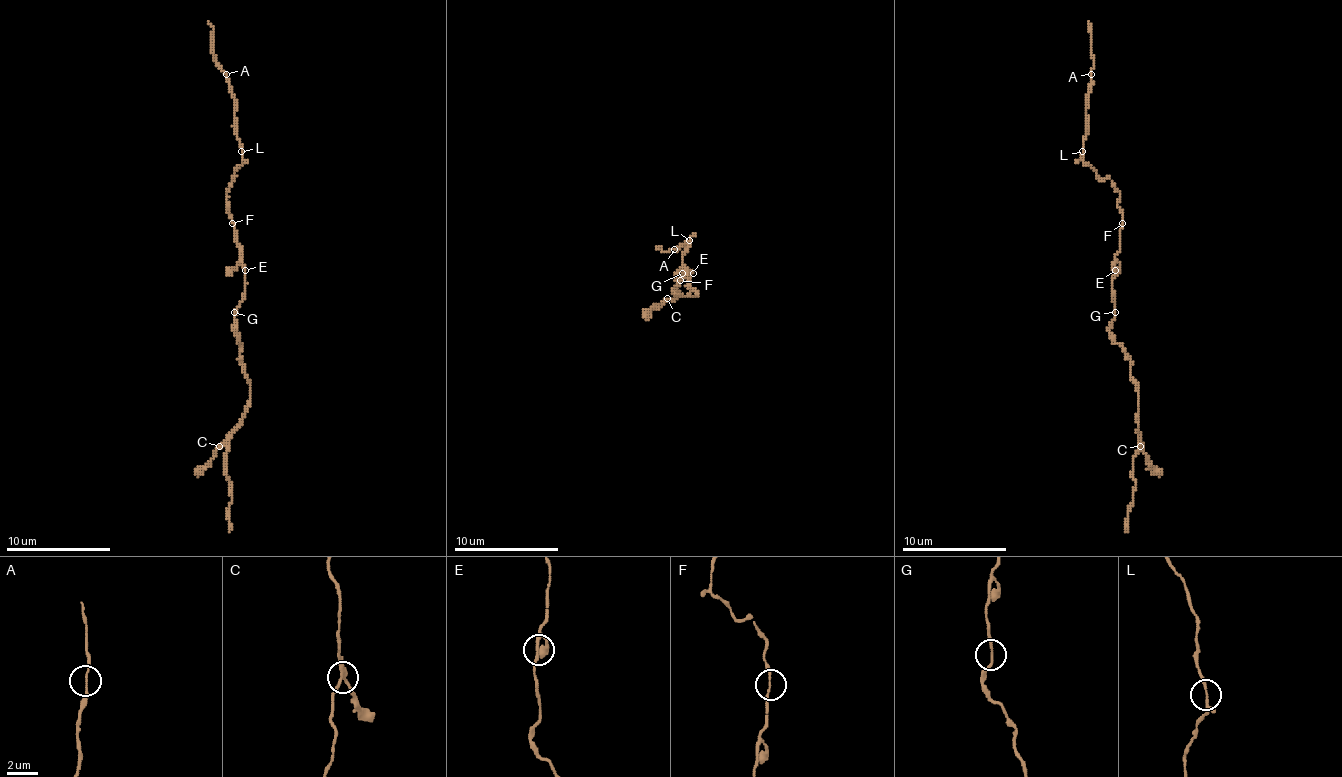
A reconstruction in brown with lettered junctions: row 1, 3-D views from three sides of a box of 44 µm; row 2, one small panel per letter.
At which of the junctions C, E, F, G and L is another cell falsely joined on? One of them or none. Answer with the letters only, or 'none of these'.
none of these

